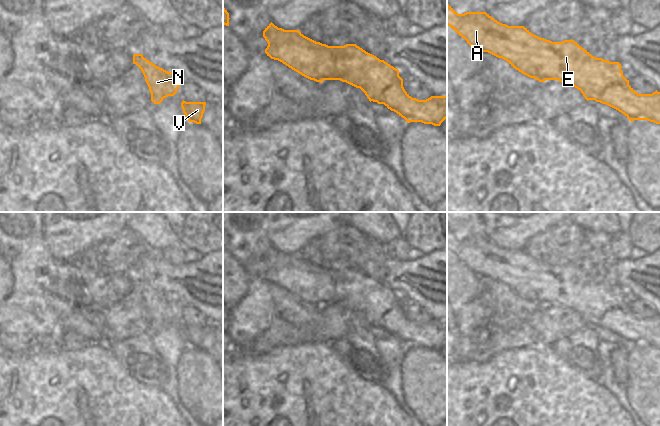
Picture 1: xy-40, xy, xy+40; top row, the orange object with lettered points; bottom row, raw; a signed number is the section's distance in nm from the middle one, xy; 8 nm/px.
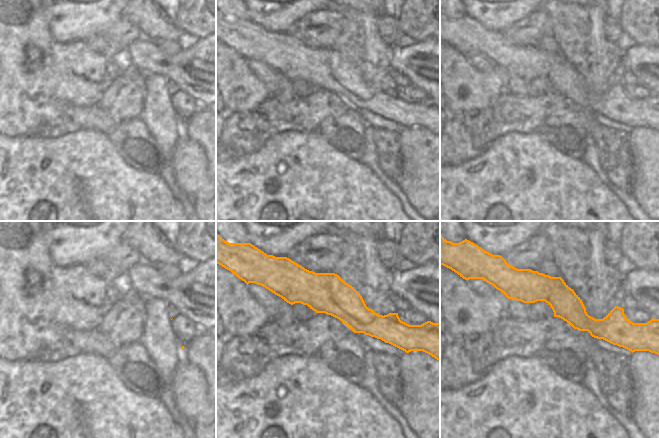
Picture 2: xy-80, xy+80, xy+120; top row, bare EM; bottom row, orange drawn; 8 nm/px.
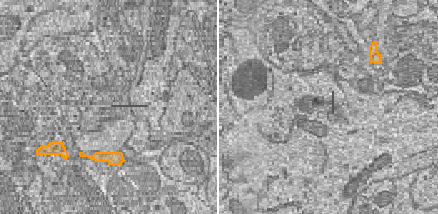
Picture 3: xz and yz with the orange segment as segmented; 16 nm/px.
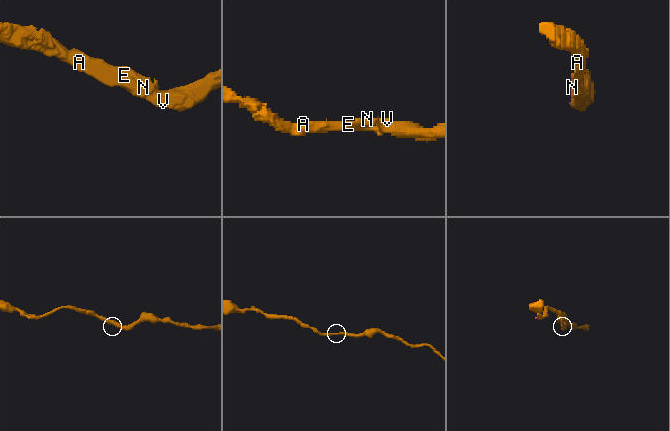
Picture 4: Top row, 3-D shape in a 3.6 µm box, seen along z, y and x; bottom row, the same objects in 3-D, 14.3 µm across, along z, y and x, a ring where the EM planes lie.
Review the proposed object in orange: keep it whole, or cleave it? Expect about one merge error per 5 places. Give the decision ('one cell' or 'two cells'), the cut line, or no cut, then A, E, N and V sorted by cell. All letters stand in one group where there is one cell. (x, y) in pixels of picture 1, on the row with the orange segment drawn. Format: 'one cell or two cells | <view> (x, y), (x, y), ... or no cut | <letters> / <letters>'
one cell | no cut | A E N V

